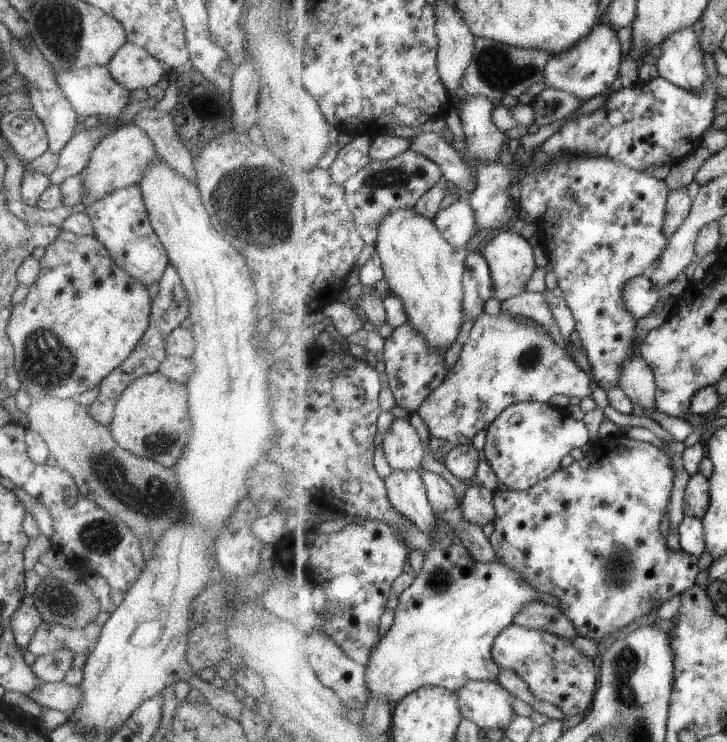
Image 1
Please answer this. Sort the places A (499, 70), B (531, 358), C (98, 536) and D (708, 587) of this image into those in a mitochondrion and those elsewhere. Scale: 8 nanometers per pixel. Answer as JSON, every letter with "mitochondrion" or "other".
{"A":"mitochondrion","B":"mitochondrion","C":"mitochondrion","D":"other"}

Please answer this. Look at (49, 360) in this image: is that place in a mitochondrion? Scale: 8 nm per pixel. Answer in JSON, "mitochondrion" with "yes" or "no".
{"mitochondrion":"yes"}

